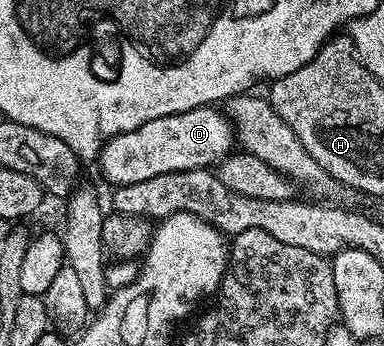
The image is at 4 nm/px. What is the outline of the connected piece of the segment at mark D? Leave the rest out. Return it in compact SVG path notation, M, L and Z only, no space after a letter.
M213 106L197 107L184 113L156 118L136 130L109 139L101 149L98 165L111 186L135 184L161 173L211 168L231 153L235 143L233 127L221 110Z

